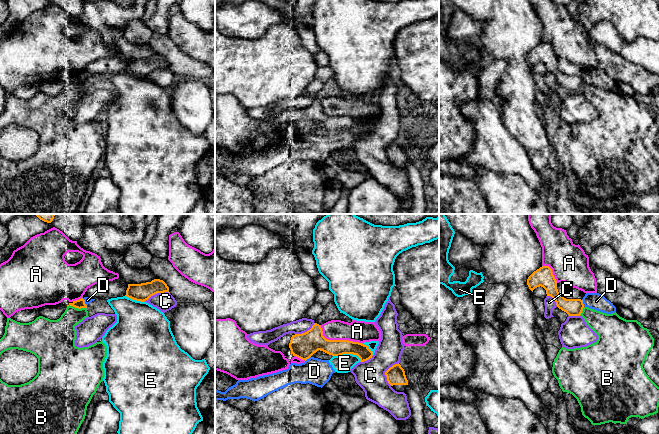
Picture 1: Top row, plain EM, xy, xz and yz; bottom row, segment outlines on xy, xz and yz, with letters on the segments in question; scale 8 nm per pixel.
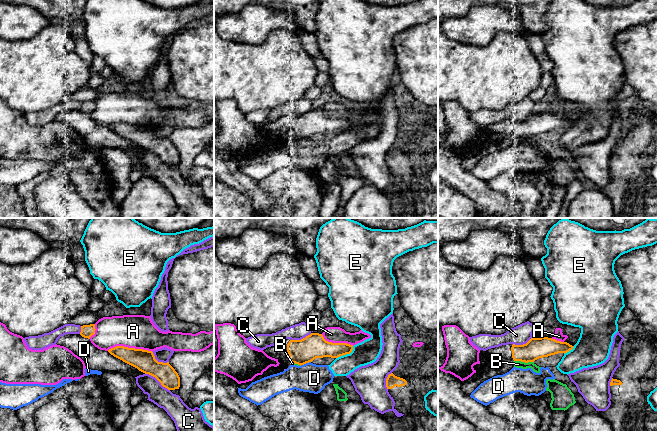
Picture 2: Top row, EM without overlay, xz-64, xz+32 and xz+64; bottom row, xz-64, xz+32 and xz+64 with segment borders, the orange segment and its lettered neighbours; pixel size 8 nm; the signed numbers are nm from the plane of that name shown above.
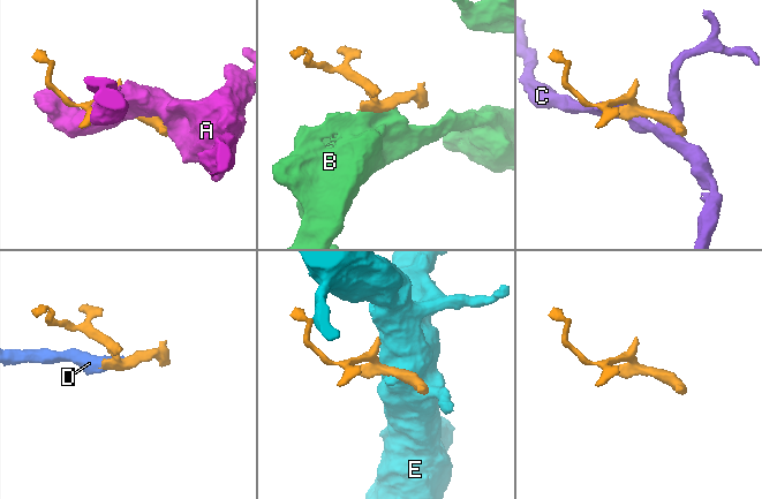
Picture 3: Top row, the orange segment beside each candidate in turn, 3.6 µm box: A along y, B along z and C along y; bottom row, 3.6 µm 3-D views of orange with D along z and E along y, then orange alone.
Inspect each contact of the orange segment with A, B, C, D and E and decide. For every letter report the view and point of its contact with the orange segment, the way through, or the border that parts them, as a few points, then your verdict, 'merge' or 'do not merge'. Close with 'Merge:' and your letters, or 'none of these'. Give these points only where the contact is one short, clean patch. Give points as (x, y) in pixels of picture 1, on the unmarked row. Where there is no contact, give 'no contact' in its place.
A: meets orange in xz at (337, 116); do not merge
B: meets orange in xy at (77, 83); do not merge
C: meets orange in xz at (385, 148); do not merge
D: meets orange in yz at (582, 79); border along yz (582, 75), (584, 82); do not merge
E: meets orange in xz at (348, 129); border along xz (333, 132), (355, 130), (361, 137); do not merge
Merge: none of these

